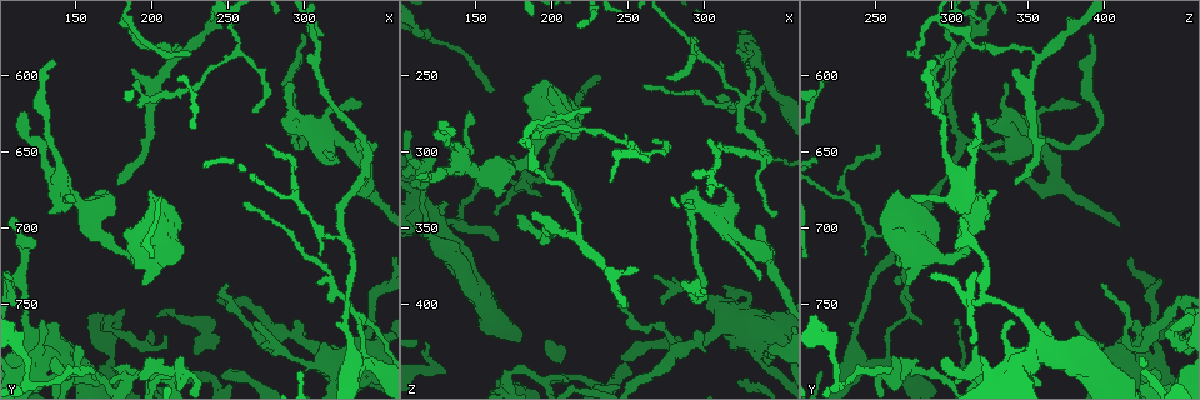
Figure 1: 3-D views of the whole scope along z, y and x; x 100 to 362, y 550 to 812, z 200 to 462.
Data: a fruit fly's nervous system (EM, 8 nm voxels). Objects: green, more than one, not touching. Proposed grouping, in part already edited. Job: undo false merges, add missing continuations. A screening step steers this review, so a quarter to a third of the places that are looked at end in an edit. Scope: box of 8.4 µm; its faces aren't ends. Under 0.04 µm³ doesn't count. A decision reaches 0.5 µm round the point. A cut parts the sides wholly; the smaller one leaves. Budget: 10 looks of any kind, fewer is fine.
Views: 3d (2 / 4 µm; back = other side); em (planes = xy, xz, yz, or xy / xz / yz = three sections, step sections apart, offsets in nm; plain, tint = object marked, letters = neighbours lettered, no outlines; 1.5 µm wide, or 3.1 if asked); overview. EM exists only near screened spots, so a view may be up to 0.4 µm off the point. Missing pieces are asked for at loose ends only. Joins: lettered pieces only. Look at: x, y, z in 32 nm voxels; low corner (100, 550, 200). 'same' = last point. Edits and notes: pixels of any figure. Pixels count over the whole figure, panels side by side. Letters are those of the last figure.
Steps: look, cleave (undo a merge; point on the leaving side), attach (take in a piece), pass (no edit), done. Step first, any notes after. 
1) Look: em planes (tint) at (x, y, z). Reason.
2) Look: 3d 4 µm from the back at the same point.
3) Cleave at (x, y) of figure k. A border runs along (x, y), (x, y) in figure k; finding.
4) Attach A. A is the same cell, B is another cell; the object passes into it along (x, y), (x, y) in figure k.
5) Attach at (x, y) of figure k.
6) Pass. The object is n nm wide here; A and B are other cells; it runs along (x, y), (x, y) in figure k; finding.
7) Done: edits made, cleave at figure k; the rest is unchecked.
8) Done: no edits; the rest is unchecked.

Look: em planes (letters) at (176, 670, 344). Tapers out.

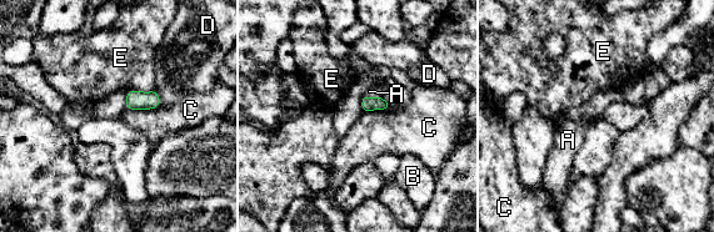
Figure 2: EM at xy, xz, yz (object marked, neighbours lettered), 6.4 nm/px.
Attach A. The object is 100 nm wide here; A is the same cell, B, C, D and E are other cells; the object passes into it along (368, 104), (372, 97), (369, 91) in figure 2; it goes on there.

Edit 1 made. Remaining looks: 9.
Look: overview.

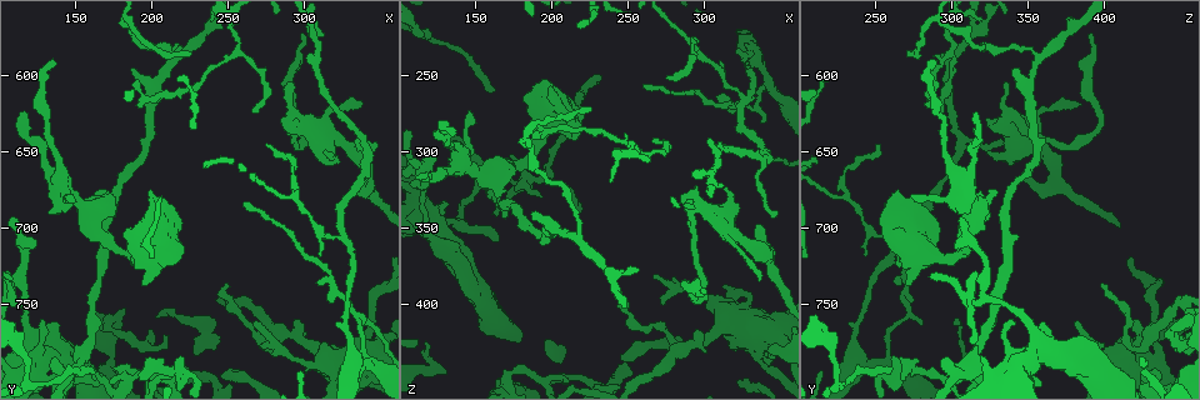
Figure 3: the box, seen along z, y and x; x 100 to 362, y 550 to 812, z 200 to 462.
Look: 3d 4 µm at (292, 604, 336). An open end.

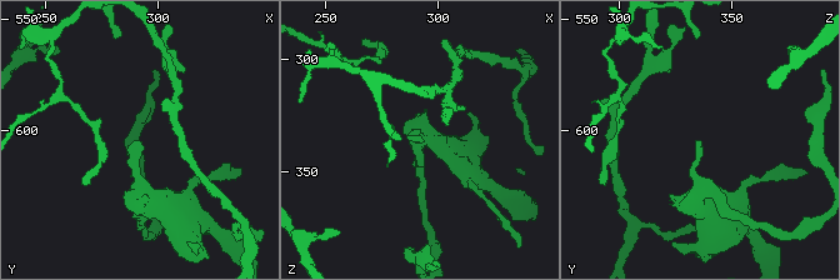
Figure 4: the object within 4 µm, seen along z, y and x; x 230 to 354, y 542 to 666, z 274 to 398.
Look: em xy step 8 (tint) at (291, 605, 338).

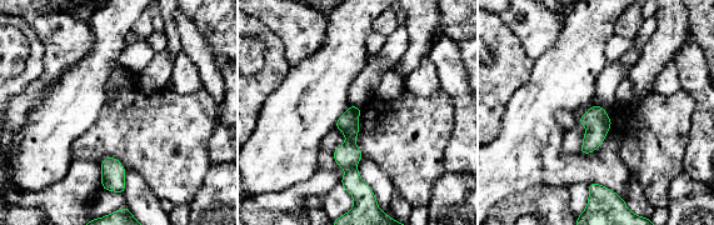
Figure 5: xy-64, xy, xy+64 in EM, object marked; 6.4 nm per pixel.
Look: em xy step 8 (letters) at the same point.

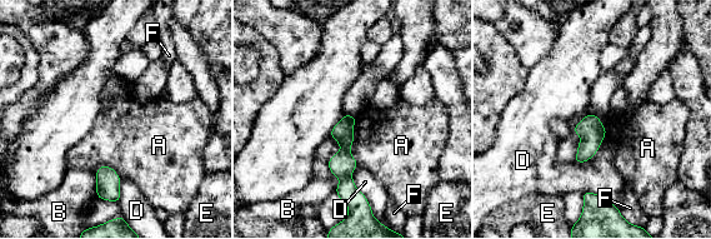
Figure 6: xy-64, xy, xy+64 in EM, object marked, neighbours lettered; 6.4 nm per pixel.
Pass. The object is 120 nm wide here; A, B, D, E and F are other cells; a border runs along (605, 135), (587, 160), (572, 162) in figure 6; no lettered piece goes on from it.

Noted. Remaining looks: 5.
Look: em planes (letters) at (300, 572, 392). End of a long branch.

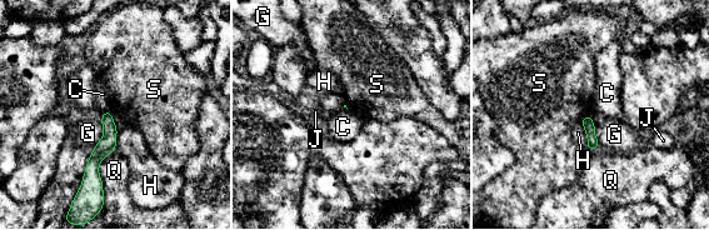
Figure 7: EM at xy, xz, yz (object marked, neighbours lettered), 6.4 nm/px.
Pass. C, G, H, J, Q and S are other cells; a border runs along (109, 110), (103, 113) in figure 7; none of them fits.

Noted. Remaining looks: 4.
Look: 3d 2 µm at (146, 678, 272). Tapers out.

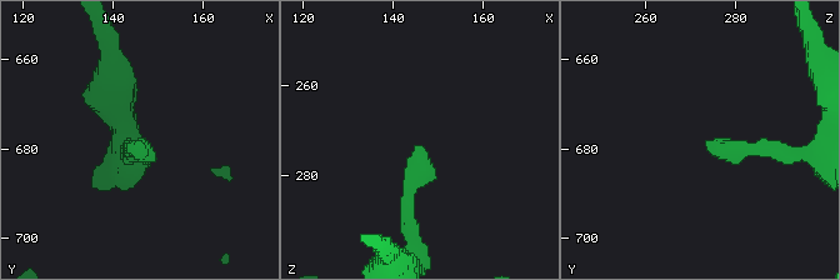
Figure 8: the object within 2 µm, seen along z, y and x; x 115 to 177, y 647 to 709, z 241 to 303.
Look: em yz step 4 (letters) at (146, 678, 273).

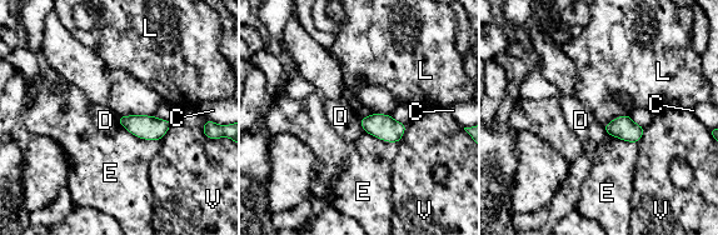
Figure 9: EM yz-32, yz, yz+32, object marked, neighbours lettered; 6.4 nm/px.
Pass. The object is 140 nm wide here; C, D, E, L and V are other cells; a border runs along (358, 119), (364, 130) in figure 9; none of them fits.

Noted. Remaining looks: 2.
Done: edits made, attach at figure 2; the rest is unchecked.

